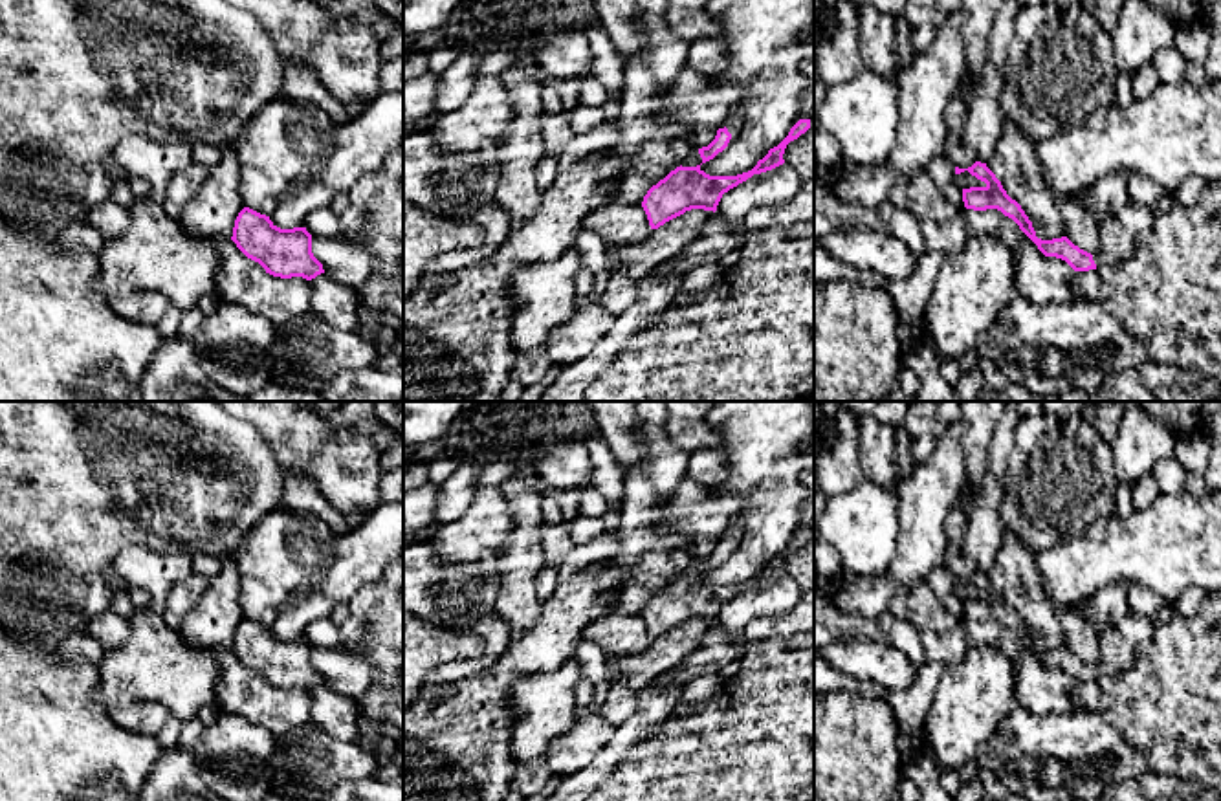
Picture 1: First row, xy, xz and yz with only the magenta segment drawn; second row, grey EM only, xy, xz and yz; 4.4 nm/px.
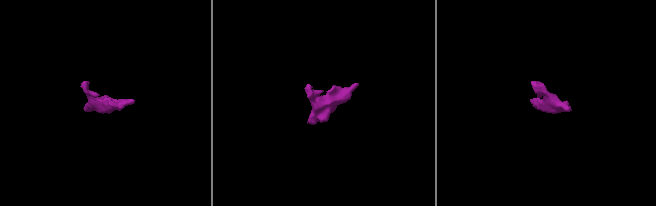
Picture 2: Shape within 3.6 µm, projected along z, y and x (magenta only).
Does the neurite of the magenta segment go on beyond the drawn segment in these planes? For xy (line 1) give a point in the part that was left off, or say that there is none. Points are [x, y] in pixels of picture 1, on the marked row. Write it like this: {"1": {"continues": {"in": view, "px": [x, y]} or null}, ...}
{"1": {"continues": null}}

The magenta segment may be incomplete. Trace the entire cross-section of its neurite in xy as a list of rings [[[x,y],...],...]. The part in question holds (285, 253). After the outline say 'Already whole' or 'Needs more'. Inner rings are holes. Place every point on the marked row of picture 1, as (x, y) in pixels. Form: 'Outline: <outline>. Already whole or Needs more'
Outline: [[[249,207],[238,213],[231,240],[273,277],[312,280],[324,273],[312,253],[312,235],[306,227],[280,229],[270,216]]]. Already whole

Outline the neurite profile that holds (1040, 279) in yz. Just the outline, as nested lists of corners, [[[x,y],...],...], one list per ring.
[[[814,183],[814,240],[854,229],[876,229],[902,240],[917,255],[930,251],[944,257],[961,251],[975,235],[992,235],[1018,258],[1019,297],[1040,306],[1082,301],[1071,284],[1076,271],[1062,258],[1045,257],[1019,225],[997,209],[964,209],[948,222],[920,222],[908,207],[896,207],[889,200],[862,207],[836,196],[829,185]]]

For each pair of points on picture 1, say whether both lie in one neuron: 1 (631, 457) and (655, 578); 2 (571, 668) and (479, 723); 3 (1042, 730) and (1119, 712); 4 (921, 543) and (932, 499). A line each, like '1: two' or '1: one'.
1: two
2: two
3: two
4: one

